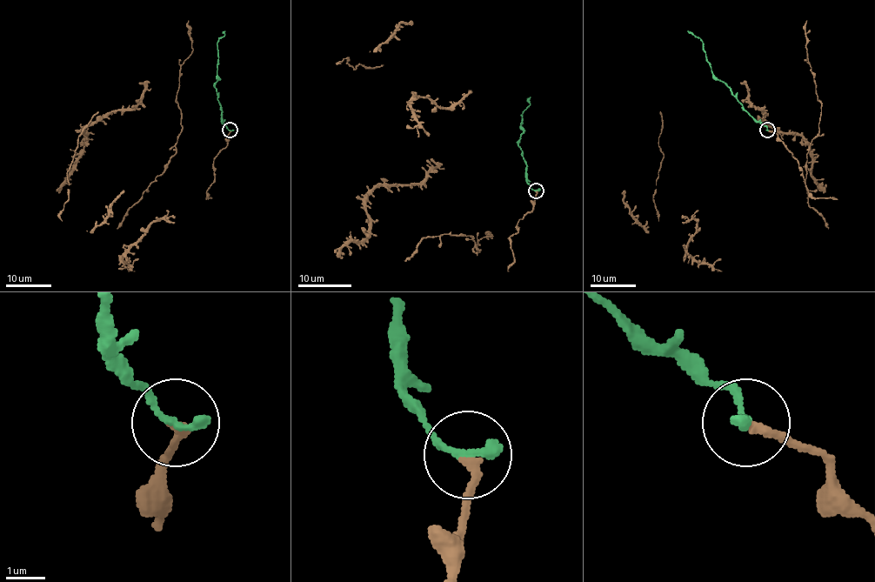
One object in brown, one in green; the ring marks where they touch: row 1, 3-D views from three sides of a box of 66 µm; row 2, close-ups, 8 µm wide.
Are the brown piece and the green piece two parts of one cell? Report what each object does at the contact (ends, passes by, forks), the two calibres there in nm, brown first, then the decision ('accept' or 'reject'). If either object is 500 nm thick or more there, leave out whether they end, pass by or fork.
brown ends | green ends | 240/300 nm | accept

